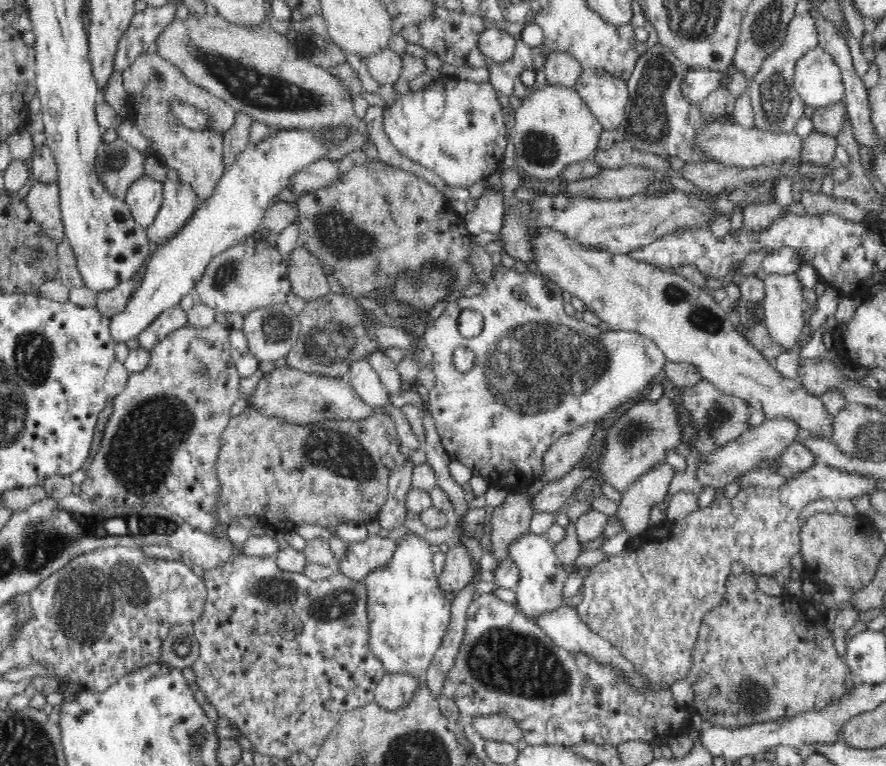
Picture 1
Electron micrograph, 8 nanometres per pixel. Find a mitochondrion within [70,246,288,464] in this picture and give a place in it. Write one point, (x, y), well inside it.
(230, 273)

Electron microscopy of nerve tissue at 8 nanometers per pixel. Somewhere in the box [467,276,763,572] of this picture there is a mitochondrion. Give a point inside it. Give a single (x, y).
(535, 367)

